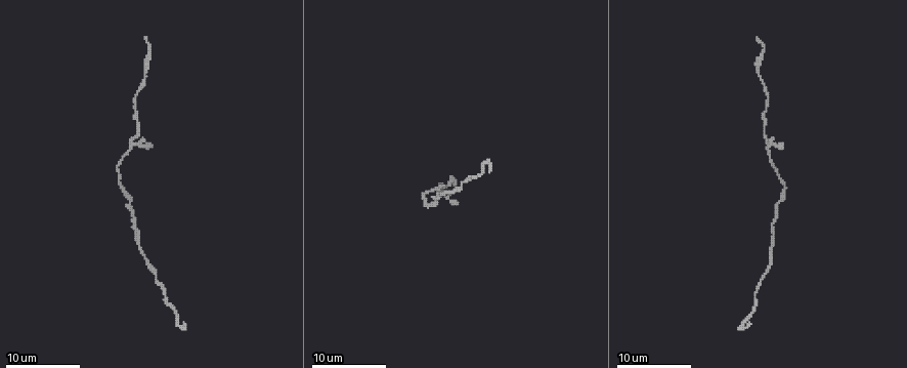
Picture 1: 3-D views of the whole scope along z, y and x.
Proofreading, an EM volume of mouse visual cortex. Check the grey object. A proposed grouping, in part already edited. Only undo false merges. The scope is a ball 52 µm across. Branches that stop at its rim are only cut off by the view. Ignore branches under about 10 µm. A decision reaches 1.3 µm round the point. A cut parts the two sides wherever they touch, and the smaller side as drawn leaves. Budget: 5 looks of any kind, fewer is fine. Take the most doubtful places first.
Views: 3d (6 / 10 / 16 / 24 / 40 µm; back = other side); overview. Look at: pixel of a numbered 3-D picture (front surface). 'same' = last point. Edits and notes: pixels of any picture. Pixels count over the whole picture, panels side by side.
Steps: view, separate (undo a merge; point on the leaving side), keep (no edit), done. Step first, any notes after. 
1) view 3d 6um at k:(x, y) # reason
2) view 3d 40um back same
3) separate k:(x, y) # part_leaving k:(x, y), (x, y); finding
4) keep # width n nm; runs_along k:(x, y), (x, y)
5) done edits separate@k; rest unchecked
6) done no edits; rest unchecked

view 3d 10um at 1:(764, 124)

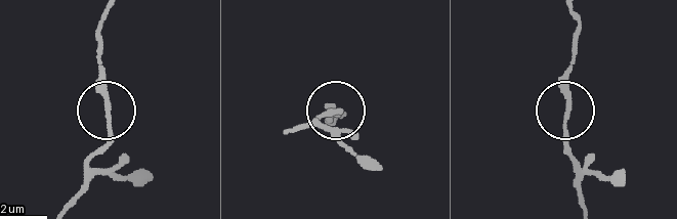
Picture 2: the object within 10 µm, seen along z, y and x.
keep # runs_along 2:(584, 205), (565, 134), (572, 37); continuous, no second neuron

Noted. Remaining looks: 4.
view 3d 6um at 1:(785, 189)

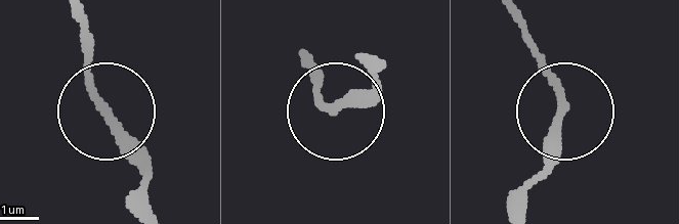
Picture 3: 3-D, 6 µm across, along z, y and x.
keep # runs_along 3:(561, 123), (525, 181); one neuron here

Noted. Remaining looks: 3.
view 3d 6um at 1:(771, 262) # thick turns thin

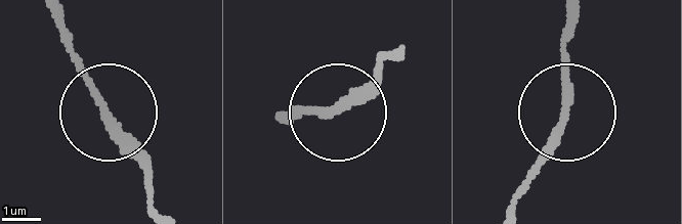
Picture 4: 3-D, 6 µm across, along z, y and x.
keep # runs_along 4:(59, 23), (147, 186); all the same neuron

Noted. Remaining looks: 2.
done no edits; rest unchecked

